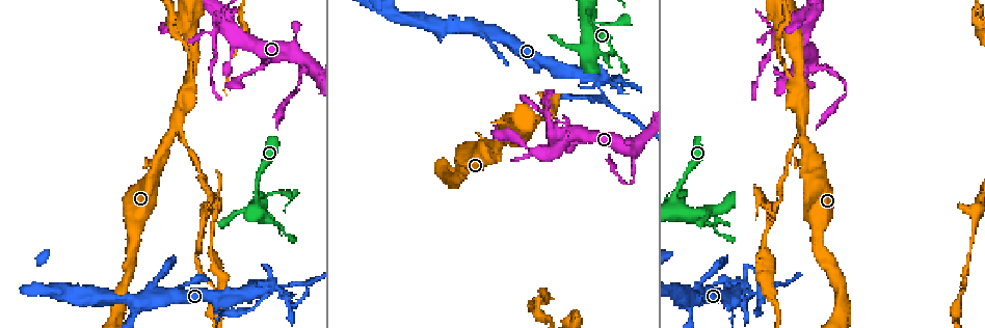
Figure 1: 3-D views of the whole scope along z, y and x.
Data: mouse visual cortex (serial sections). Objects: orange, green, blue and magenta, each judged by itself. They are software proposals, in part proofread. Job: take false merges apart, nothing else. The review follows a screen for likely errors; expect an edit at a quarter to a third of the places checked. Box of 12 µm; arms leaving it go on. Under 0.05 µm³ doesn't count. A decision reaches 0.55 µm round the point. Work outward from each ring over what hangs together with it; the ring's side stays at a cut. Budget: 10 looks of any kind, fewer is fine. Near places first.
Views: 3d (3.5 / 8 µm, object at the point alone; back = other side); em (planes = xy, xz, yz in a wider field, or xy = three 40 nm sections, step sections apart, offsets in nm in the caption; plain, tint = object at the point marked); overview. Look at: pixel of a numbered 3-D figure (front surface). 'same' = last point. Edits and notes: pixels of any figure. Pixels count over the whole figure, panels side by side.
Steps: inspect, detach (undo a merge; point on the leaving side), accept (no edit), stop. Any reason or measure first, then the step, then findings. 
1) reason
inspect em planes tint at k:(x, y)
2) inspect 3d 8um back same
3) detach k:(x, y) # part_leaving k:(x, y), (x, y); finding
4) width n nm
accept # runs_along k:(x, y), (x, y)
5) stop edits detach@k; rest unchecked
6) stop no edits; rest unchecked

arms run side by side
inspect 3d 3.5um back at 1:(586, 17)

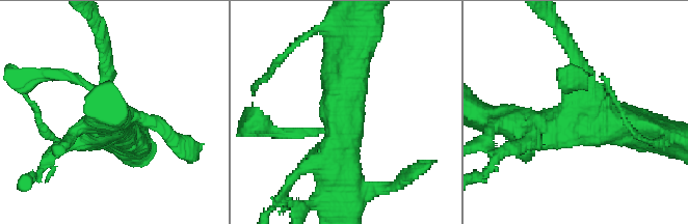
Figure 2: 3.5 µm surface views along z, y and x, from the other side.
shape alone is not enough
inspect em xy step 2 tint at 2:(579, 110)

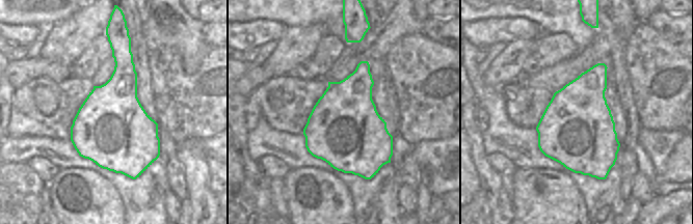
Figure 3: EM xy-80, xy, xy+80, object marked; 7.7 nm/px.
accept # all the same cell

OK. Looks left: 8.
small branch off a trunk
inspect em planes tint at 1:(729, 298)

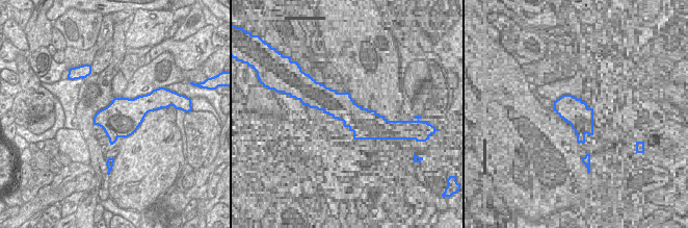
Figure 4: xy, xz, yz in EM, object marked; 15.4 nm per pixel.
inspect 3d 3.5um same

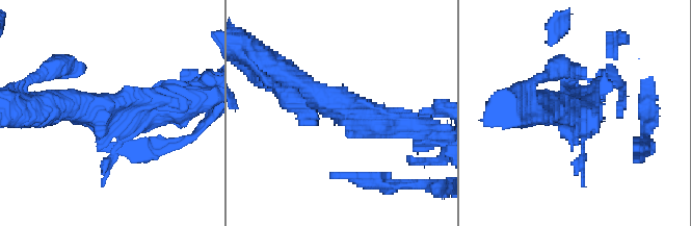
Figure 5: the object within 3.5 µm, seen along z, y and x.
accept # runs_along 5:(293, 79), (363, 124), (417, 127); continuous, no second cell

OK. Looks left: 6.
a fork
inspect 3d 8um back at 1:(602, 78)

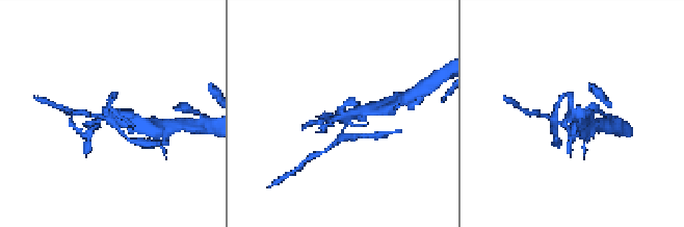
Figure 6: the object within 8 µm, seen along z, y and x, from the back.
inspect 3d 3.5um at 6:(113, 112)

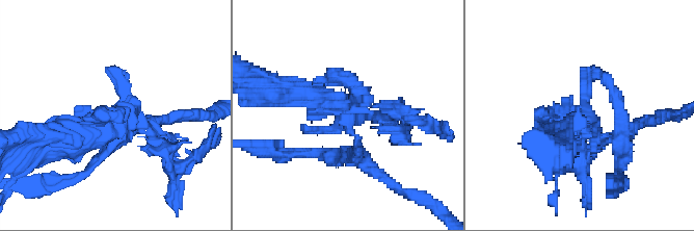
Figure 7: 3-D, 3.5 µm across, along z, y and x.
detach 7:(175, 191) # part_leaving 7:(352, 109), (358, 151); two cells meet here

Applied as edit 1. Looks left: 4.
redraw
inspect overview

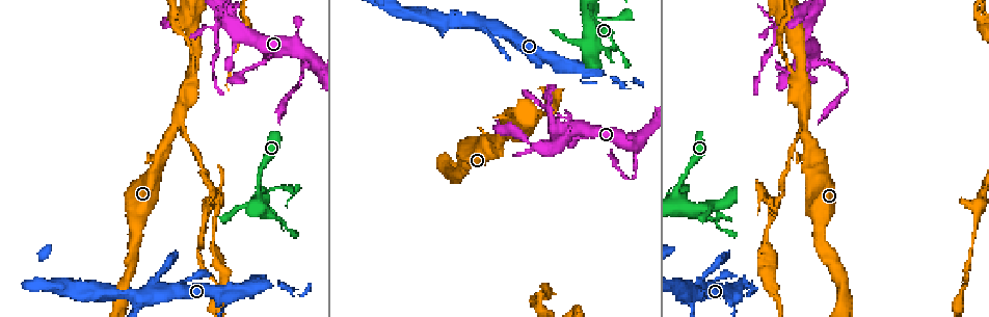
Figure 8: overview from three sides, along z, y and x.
sharp bend
inspect 3d 3.5um at 8:(214, 28)

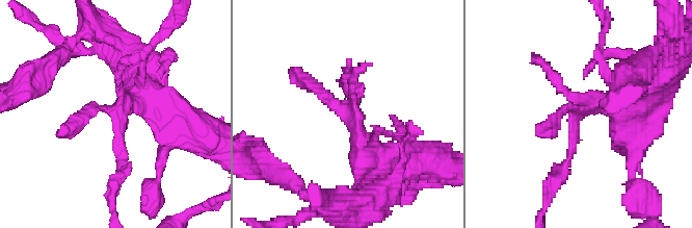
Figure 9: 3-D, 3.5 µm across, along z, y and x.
inspect em planes tint at 9:(579, 110)

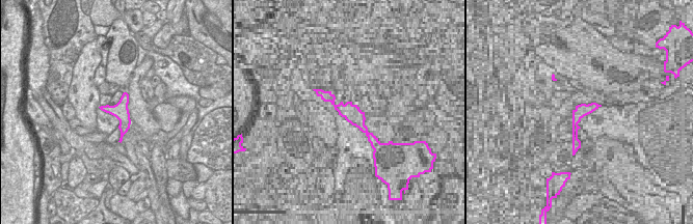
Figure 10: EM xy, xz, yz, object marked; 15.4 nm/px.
detach 9:(113, 114) # a second cell is stuck on

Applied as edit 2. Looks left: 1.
stop edits detach@7, detach@9; rest unchecked

